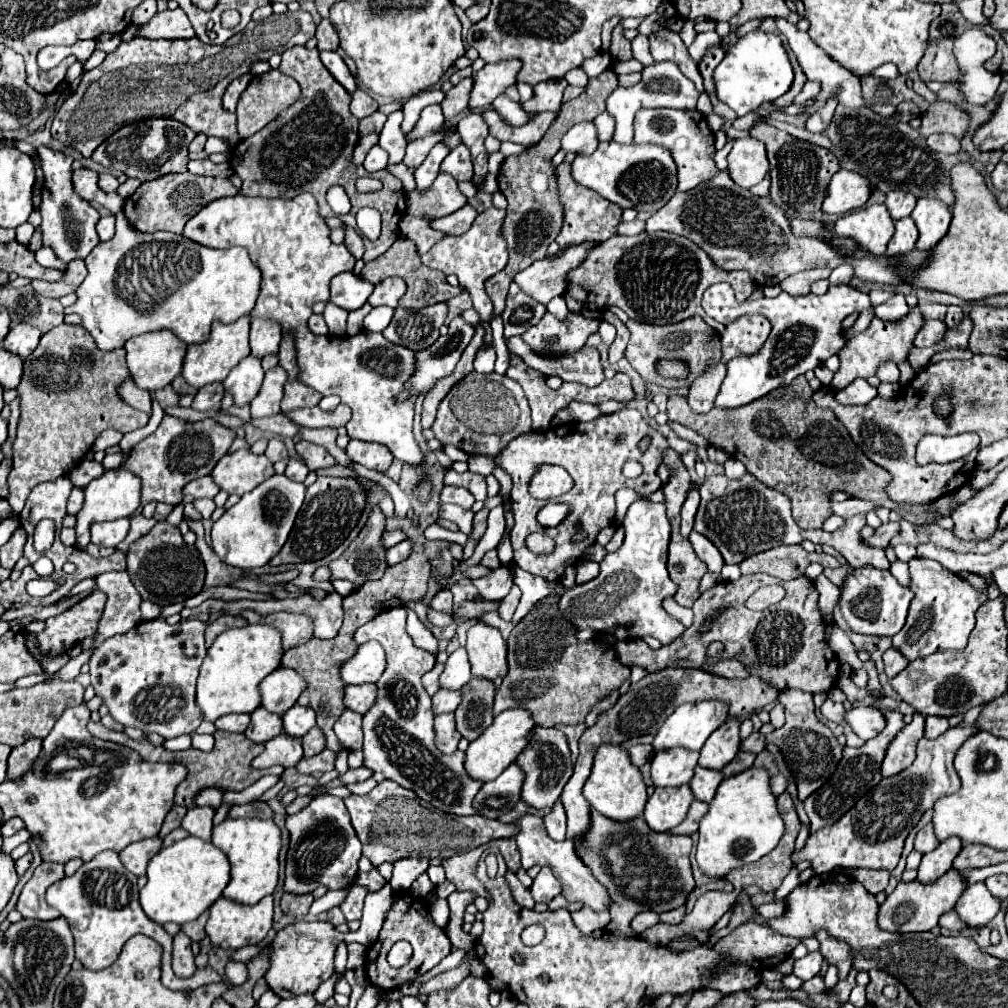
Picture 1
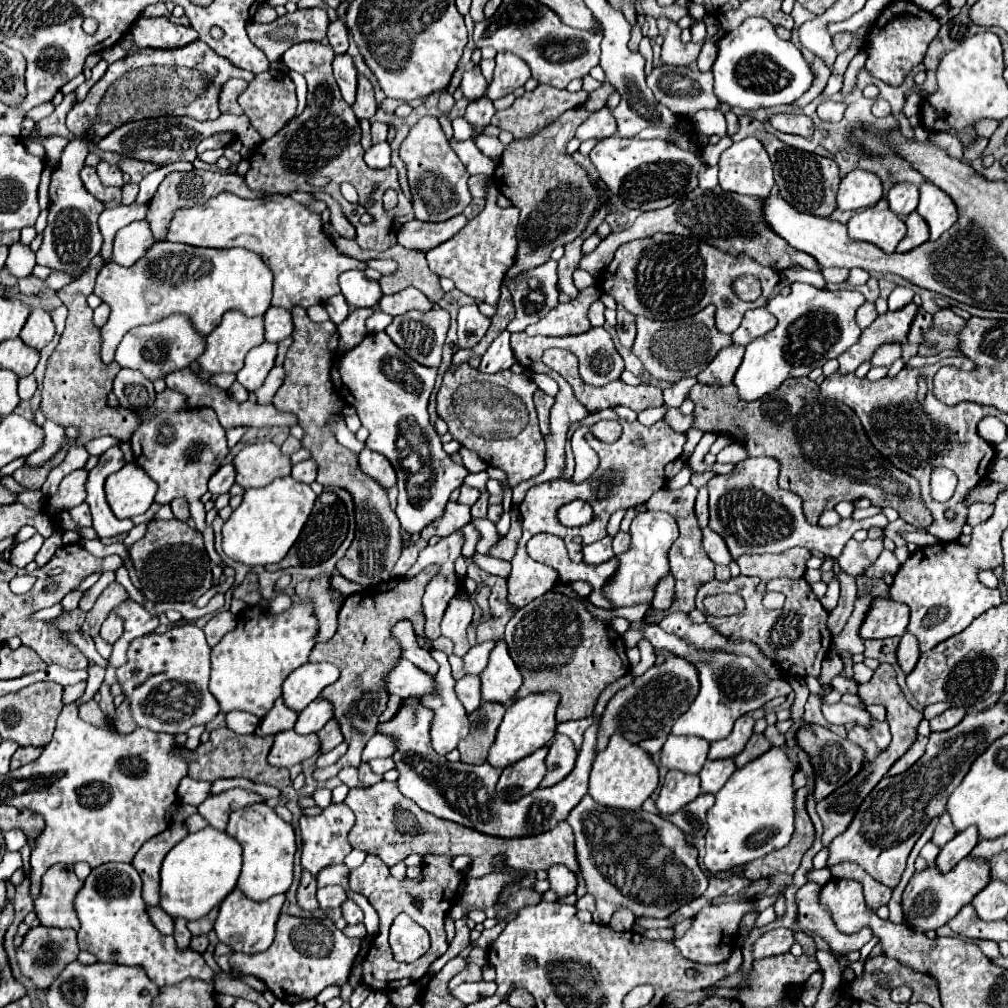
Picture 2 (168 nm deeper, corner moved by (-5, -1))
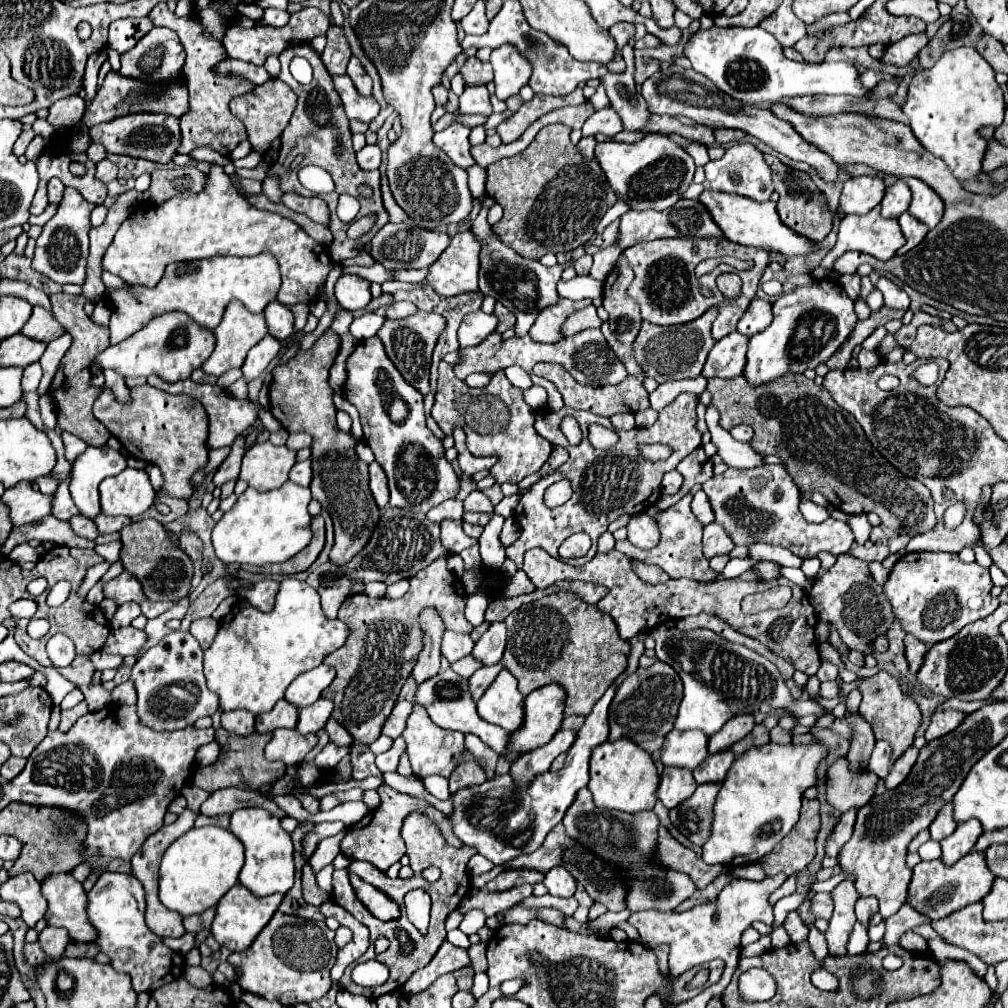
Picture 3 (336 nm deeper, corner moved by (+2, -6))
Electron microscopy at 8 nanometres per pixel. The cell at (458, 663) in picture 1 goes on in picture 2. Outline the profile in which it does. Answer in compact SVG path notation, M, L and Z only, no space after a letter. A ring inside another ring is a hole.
M491 639L491 641L485 641L485 643L477 643L475 647L471 647L469 649L469 653L463 657L463 661L465 661L465 671L467 673L471 673L471 675L477 675L477 673L481 673L481 669L483 667L487 667L487 661L489 661L489 653L491 653L491 649L495 647L495 639Z

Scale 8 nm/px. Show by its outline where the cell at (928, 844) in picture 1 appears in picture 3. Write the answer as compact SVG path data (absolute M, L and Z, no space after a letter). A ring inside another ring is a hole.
M946 804L946 806L938 812L936 820L934 820L932 826L930 826L932 840L940 842L942 838L950 836L954 830L956 830L956 822L954 822L954 818L952 818L952 804Z

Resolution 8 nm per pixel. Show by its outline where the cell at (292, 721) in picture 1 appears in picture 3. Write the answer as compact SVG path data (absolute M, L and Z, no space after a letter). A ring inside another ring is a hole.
M320 698L314 704L300 710L296 730L300 734L316 734L318 730L324 728L330 714L332 714L332 702L326 700L326 698Z

